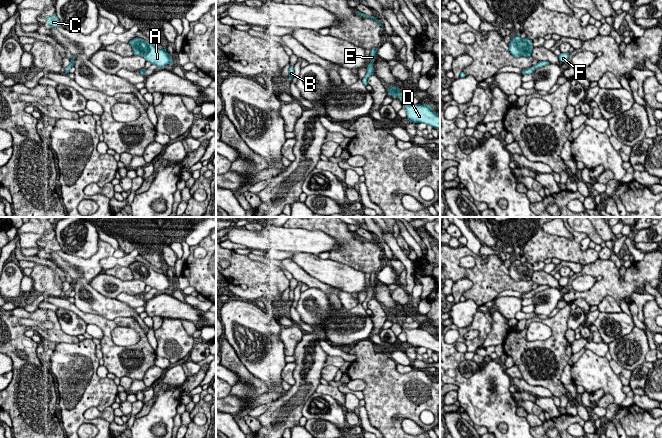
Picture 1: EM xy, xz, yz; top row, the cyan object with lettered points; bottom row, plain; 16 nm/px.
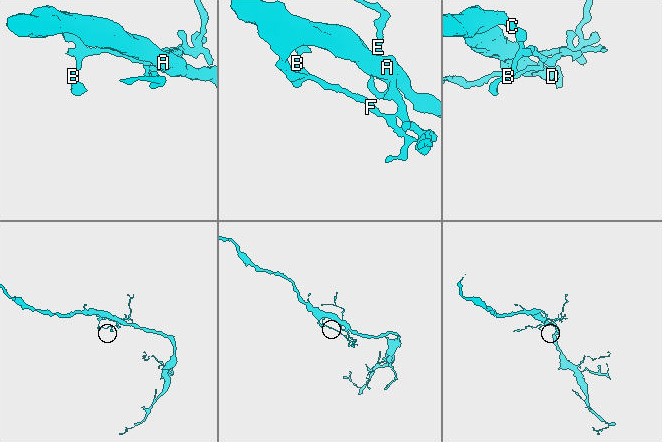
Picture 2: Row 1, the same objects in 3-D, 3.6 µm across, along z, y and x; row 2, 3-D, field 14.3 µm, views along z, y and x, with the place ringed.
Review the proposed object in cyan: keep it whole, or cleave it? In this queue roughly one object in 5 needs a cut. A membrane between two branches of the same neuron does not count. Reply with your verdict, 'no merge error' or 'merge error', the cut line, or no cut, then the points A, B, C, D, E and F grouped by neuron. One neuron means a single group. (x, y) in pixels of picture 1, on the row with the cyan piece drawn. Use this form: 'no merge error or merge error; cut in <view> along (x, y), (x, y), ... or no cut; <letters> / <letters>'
no merge error; no cut; A B C D E F

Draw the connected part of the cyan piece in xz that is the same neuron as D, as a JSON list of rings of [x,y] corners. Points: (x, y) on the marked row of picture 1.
[[[403,105],[407,112],[407,119],[413,123],[425,123],[436,129],[440,129],[440,116],[437,115],[430,105]]]

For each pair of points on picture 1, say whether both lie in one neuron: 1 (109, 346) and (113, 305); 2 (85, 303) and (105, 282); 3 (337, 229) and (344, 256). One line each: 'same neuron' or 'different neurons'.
1: different neurons
2: different neurons
3: same neuron

